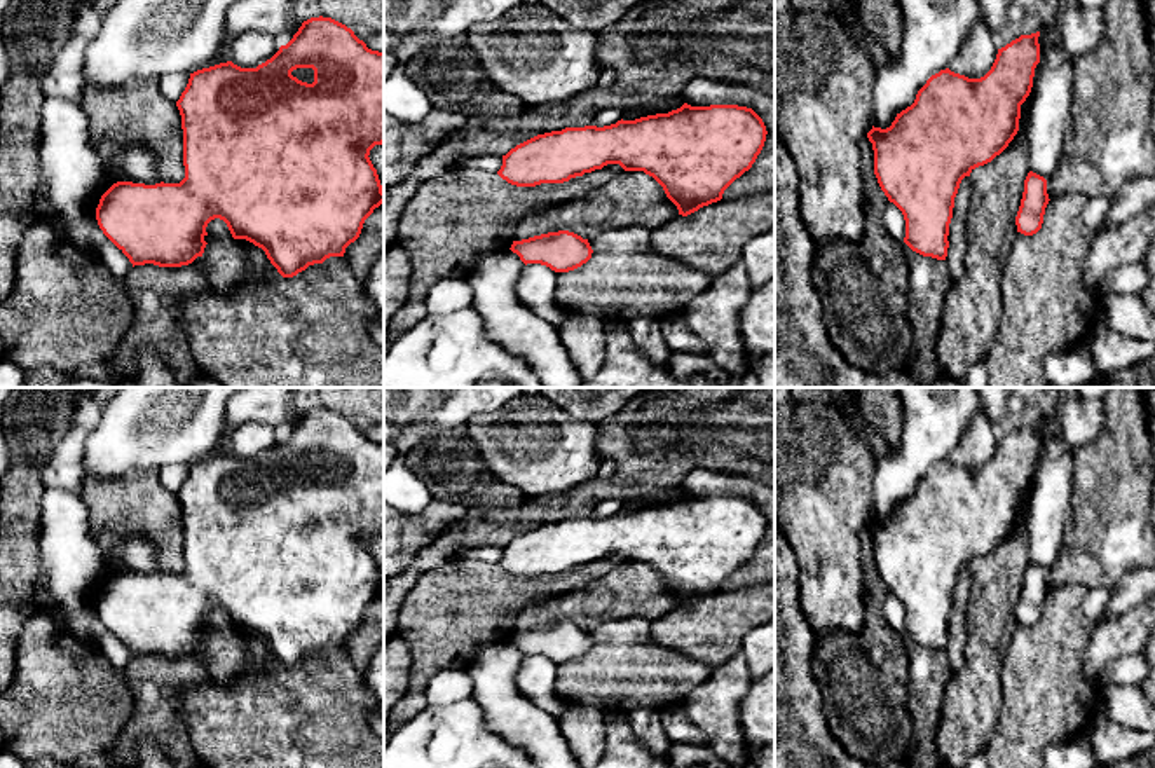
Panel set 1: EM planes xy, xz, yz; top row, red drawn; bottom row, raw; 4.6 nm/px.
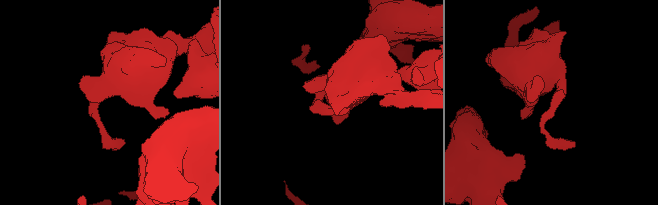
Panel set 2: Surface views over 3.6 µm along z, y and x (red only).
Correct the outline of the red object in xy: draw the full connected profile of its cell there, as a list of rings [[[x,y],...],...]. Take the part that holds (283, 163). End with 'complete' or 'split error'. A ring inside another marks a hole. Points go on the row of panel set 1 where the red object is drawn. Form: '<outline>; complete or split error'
[[[311,17],[293,38],[256,68],[232,61],[190,73],[176,106],[183,129],[185,178],[180,183],[117,182],[99,199],[103,234],[134,265],[181,267],[202,257],[206,227],[220,218],[234,239],[262,248],[283,278],[293,278],[330,257],[344,257],[365,220],[384,202],[370,150],[384,143],[384,52],[372,51],[331,17]]]; split error

